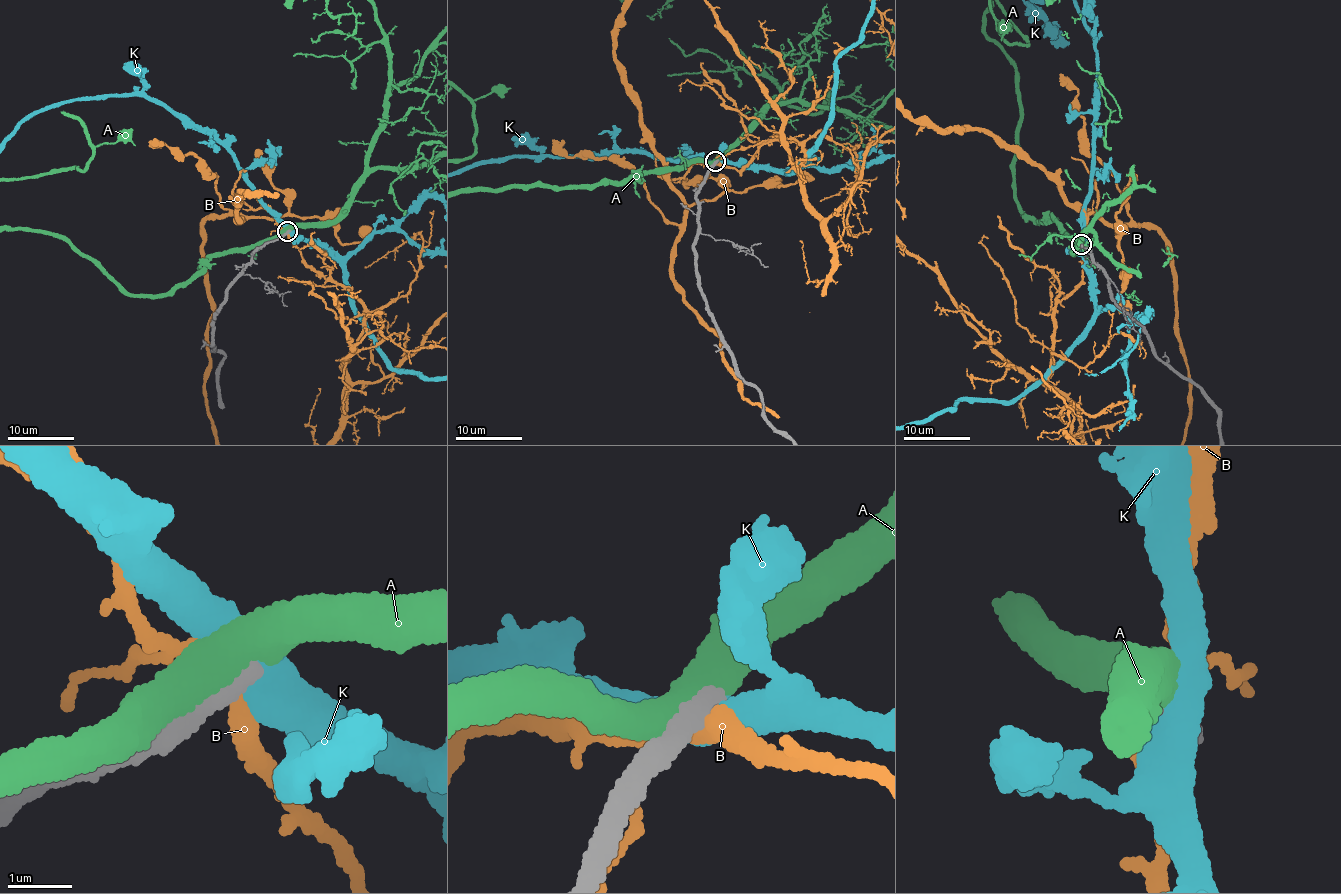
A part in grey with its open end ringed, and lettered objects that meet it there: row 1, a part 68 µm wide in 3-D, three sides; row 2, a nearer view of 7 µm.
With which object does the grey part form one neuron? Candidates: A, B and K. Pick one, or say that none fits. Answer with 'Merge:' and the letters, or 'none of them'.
Merge: A

